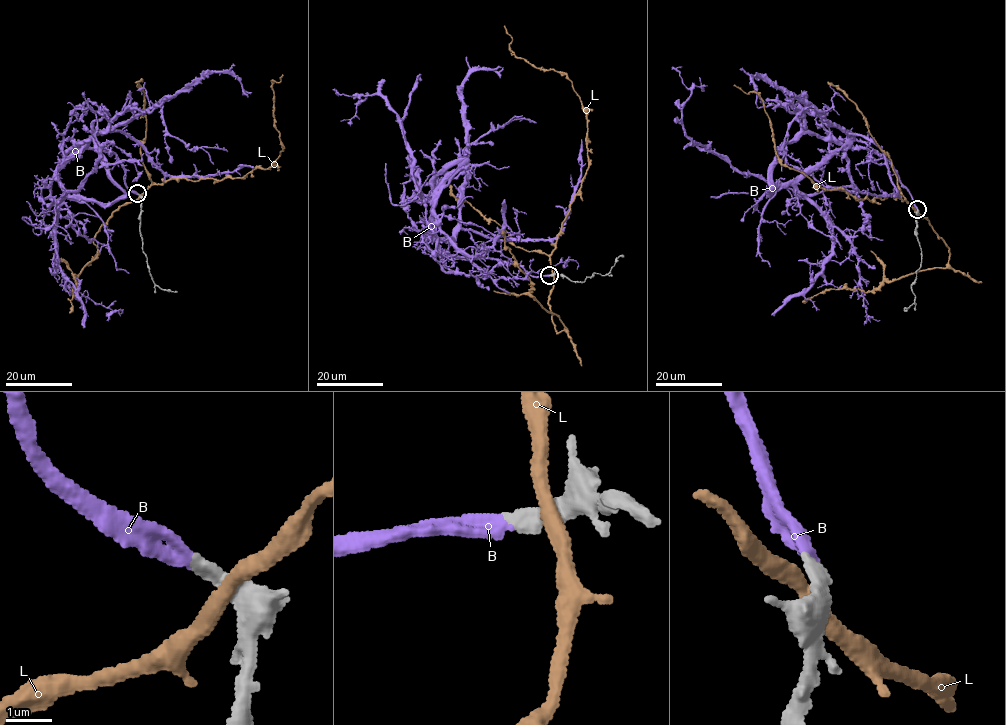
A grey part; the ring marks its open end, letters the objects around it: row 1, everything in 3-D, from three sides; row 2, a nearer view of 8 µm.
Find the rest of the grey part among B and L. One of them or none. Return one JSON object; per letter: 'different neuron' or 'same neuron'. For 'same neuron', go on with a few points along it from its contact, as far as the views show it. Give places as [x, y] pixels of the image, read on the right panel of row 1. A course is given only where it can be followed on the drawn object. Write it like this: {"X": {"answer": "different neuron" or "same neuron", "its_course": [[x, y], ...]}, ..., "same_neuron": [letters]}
{"B": {"answer": "same neuron", "its_course": [[917, 209], [888, 160], [861, 140], [784, 184], [737, 172], [686, 135], [682, 108], [691, 91], [682, 66]]}, "L": {"answer": "different neuron"}, "same_neuron": ["B"]}

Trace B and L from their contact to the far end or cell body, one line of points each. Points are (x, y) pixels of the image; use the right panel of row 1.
B: (917, 209), (888, 160), (861, 140), (784, 184), (737, 172), (686, 135), (682, 108), (691, 91), (682, 66)
L: (917, 211), (898, 196), (869, 200), (840, 188), (823, 189), (790, 169), (775, 150), (761, 98), (733, 85)

